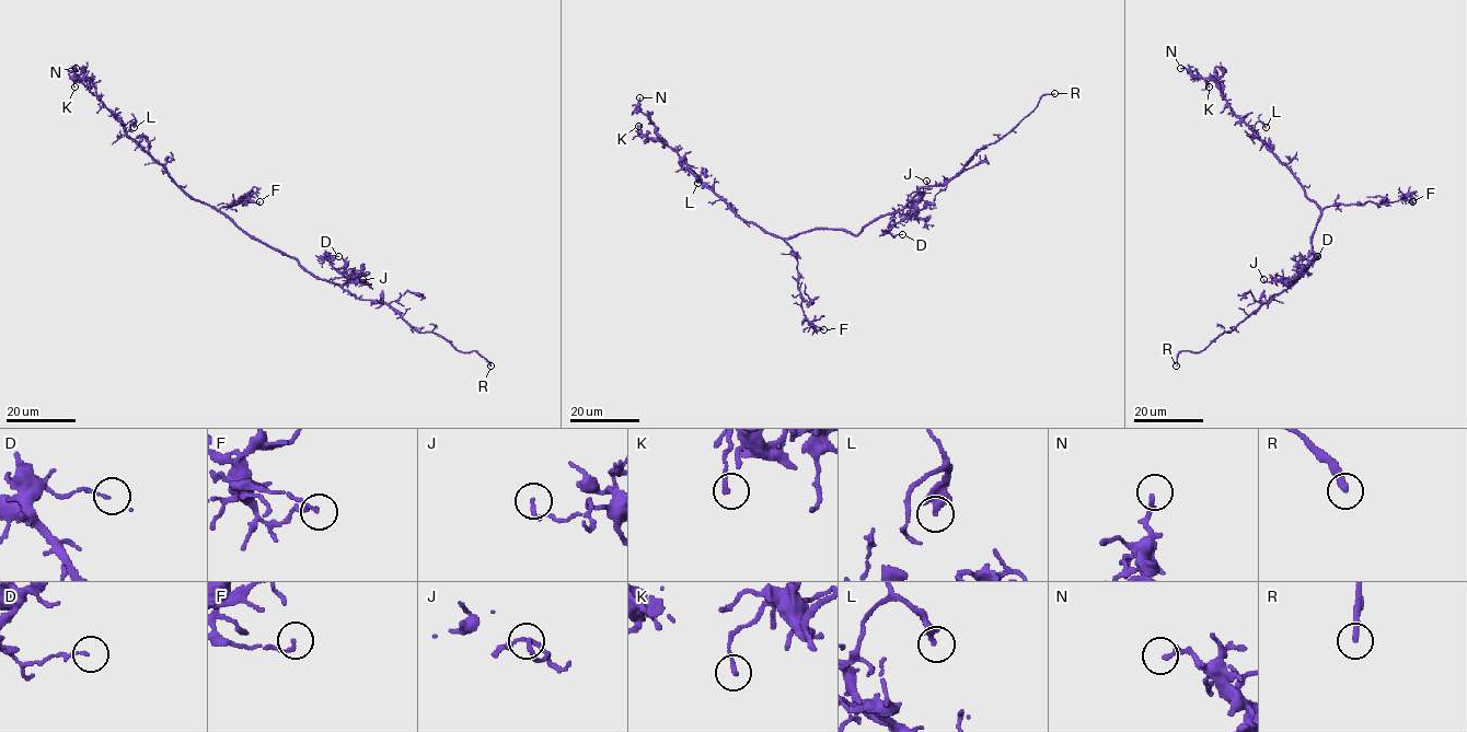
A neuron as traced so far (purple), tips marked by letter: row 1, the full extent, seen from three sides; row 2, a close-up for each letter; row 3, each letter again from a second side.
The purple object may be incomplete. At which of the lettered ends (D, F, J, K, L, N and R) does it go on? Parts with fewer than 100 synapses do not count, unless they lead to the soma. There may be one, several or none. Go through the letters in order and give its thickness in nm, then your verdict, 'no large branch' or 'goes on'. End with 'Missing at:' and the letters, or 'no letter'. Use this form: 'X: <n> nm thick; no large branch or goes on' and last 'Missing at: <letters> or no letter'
D: 110 nm thick; no large branch
F: 80 nm thick; no large branch
J: 170 nm thick; no large branch
K: 180 nm thick; no large branch
L: 400 nm thick; no large branch
N: 180 nm thick; no large branch
R: 280 nm thick; goes on
Missing at: R

